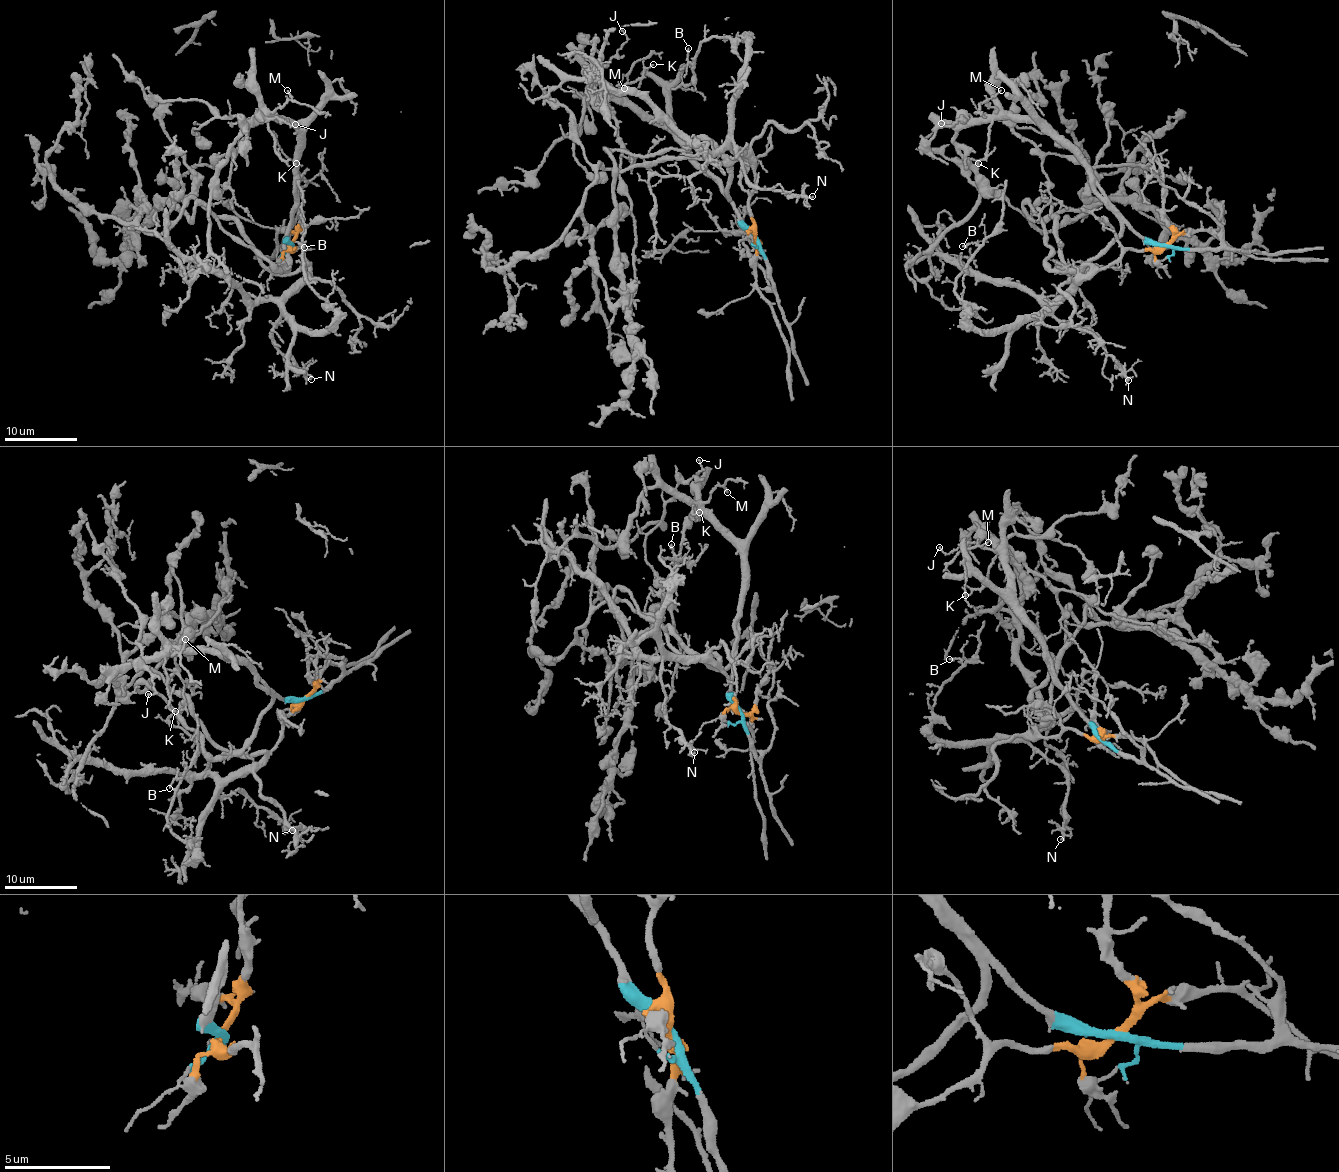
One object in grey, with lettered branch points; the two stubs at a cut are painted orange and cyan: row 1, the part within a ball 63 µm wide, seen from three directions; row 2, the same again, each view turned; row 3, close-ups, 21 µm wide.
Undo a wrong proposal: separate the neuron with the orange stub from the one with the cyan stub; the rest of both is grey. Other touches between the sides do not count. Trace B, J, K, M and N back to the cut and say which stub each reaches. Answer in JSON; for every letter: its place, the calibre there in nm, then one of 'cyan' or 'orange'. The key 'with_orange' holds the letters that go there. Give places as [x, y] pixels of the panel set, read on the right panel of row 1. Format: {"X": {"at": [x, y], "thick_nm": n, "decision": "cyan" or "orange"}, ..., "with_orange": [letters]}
{"B": {"at": [962, 246], "thick_nm": 160, "decision": "orange"}, "J": {"at": [941, 123], "thick_nm": 120, "decision": "cyan"}, "K": {"at": [978, 163], "thick_nm": 120, "decision": "cyan"}, "M": {"at": [1001, 90], "thick_nm": 90, "decision": "cyan"}, "N": {"at": [1128, 380], "thick_nm": 120, "decision": "orange"}, "with_orange": ["B", "N"]}

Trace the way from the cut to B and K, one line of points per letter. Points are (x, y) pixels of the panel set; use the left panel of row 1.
B: (291, 245), (309, 267), (284, 309), (321, 330), (335, 312), (306, 279), (303, 247)
K: (291, 245), (288, 237), (296, 171), (304, 147), (289, 122), (267, 121), (276, 154), (296, 163)

